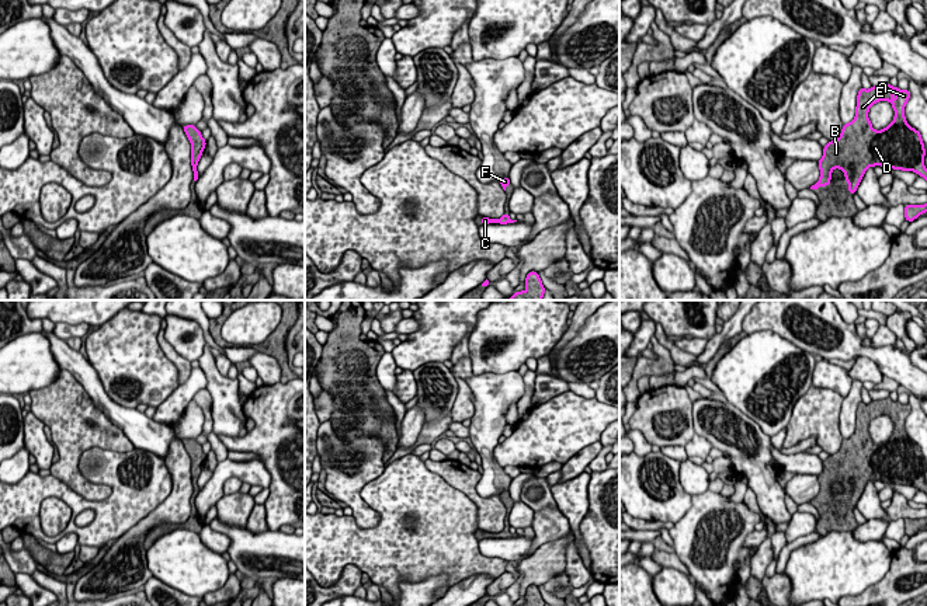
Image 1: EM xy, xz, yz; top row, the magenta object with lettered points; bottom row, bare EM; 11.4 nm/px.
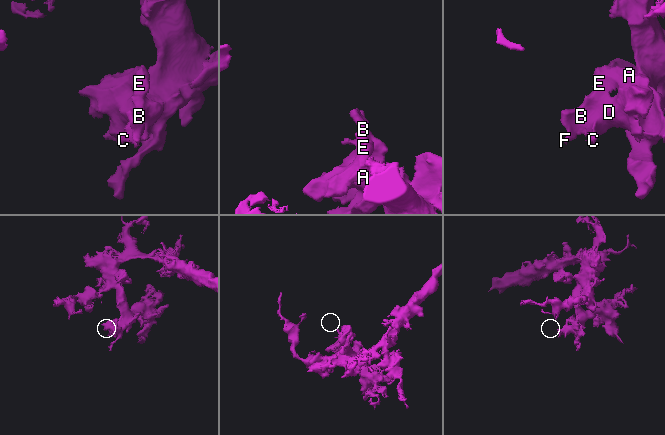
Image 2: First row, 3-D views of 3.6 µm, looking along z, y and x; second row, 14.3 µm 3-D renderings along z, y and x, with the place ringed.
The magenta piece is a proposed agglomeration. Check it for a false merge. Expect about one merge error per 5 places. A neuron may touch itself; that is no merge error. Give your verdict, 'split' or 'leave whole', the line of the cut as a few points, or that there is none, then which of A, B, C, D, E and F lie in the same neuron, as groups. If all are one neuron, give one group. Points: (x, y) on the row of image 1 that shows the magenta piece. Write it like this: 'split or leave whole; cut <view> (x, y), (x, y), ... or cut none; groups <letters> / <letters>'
leave whole; cut none; groups A B C D E F

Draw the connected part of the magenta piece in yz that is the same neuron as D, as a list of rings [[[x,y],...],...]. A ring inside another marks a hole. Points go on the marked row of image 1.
[[[890,83],[872,86],[869,90],[861,87],[857,95],[855,116],[850,123],[843,125],[837,139],[823,146],[823,157],[817,161],[820,177],[810,189],[830,185],[834,168],[844,173],[850,195],[855,194],[867,168],[875,166],[913,171],[927,181],[921,133],[912,128],[905,116],[909,100],[909,90],[892,87]],[[879,101],[890,102],[895,116],[886,128],[875,130],[868,112]]]

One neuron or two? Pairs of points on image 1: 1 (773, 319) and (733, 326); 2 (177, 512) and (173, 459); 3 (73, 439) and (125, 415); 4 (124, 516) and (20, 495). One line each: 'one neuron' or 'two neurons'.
1: two neurons
2: one neuron
3: two neurons
4: one neuron

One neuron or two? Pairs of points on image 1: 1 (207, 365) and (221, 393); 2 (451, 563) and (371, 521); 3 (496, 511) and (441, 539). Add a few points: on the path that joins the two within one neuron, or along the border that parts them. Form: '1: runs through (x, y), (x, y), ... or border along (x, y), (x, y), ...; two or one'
1: runs through (211, 372), (218, 386); one
2: border along (360, 495), (379, 515), (379, 522), (374, 528); two
3: border along (462, 491), (476, 508), (476, 525), (479, 528); two

